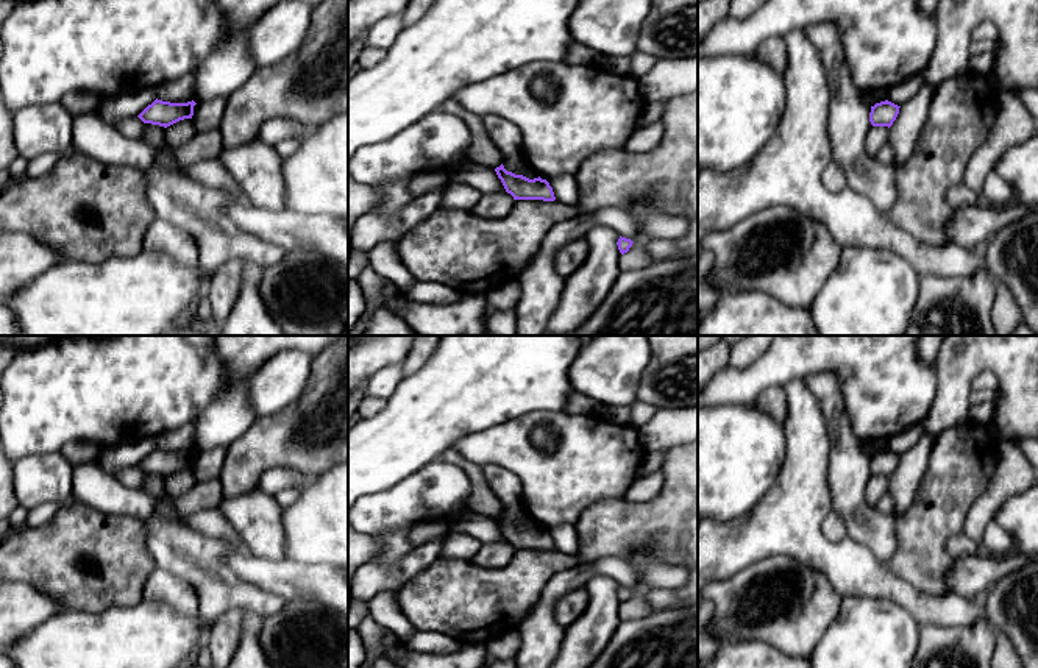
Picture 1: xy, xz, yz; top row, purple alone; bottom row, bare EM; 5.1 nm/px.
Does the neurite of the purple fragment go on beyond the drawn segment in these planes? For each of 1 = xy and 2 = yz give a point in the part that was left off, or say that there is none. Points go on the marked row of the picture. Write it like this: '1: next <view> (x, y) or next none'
1: next none
2: next none

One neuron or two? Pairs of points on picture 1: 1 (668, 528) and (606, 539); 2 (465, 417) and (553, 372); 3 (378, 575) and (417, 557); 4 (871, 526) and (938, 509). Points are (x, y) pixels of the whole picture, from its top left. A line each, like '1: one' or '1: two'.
1: one
2: one
3: one
4: two

